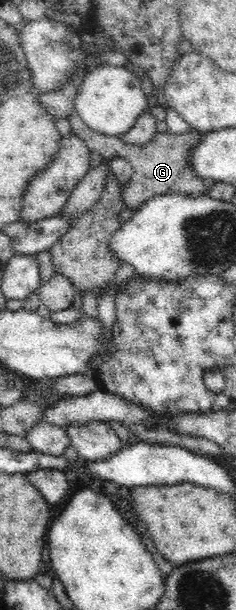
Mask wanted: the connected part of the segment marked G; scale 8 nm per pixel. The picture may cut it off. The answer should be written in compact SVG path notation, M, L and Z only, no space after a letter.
M71 113L67 121L71 131L83 138L90 151L97 151L103 159L110 160L113 156L126 159L132 165L131 179L122 185L121 195L125 209L137 210L145 201L152 197L180 193L181 195L201 195L216 182L195 175L190 166L190 151L198 144L201 131L191 129L182 134L156 133L145 145L129 145L118 137L108 136L89 129L87 124Z

